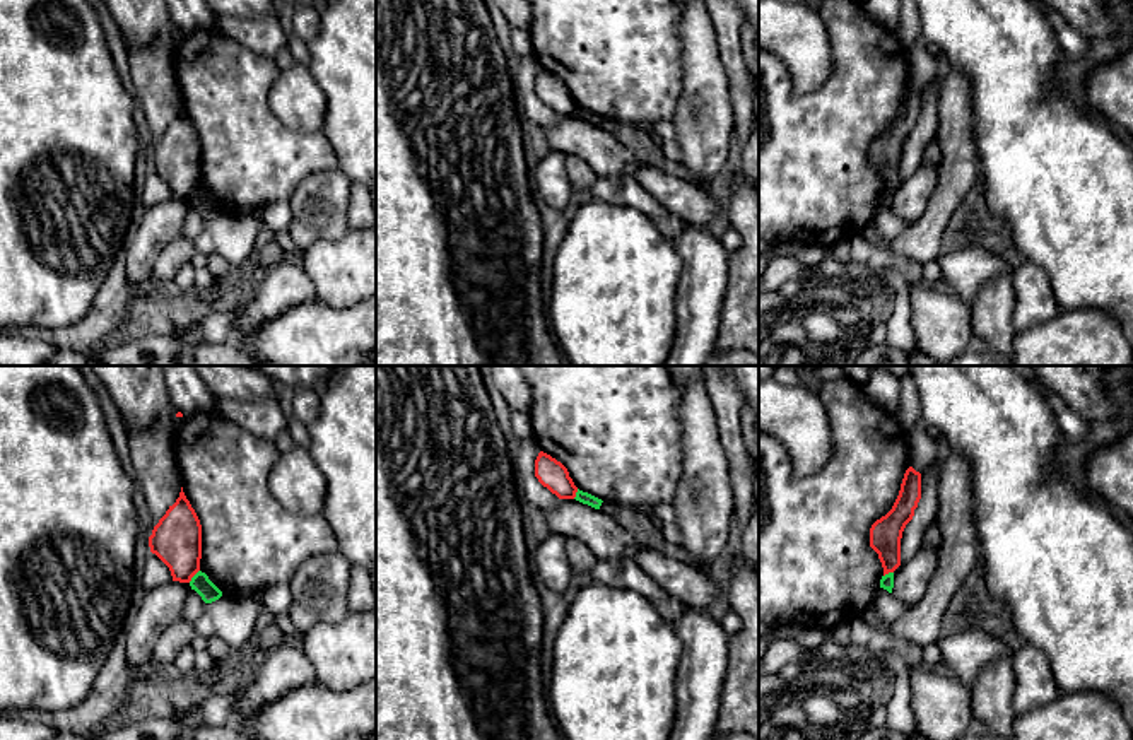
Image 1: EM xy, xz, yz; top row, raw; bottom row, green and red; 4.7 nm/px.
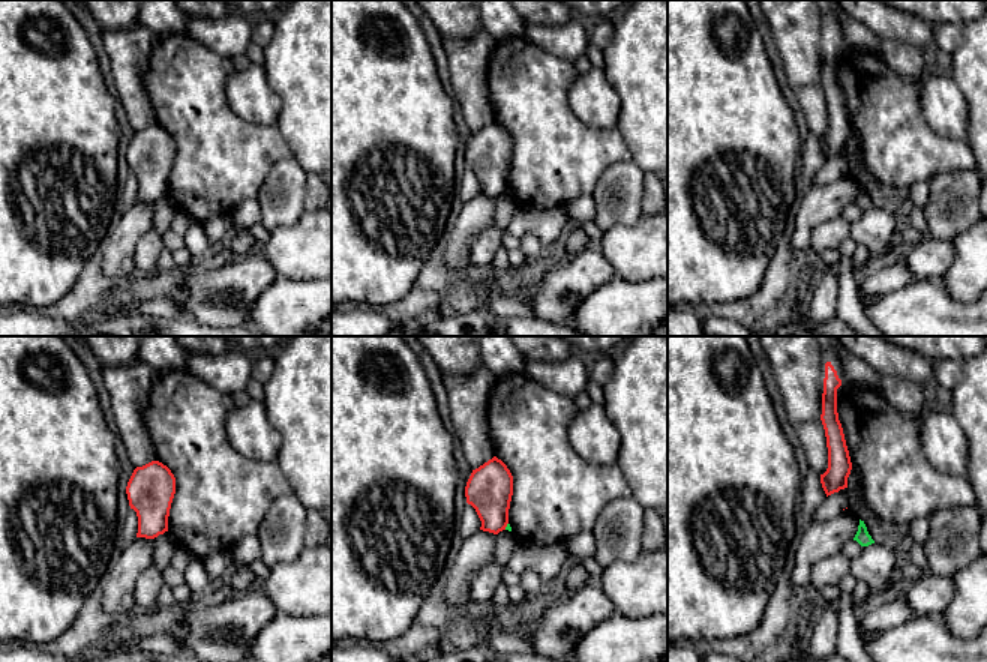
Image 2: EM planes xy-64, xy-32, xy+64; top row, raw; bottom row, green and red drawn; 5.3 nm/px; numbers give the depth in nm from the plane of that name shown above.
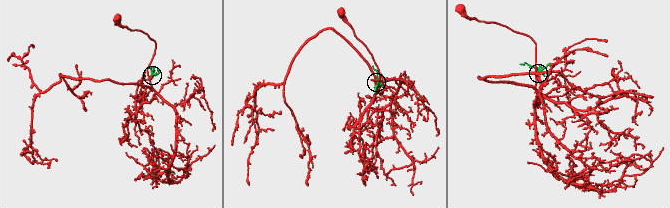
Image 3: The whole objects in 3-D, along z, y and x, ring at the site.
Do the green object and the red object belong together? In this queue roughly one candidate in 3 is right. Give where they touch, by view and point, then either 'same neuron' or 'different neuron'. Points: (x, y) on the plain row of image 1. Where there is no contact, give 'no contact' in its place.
xy (193, 193) | different neuron

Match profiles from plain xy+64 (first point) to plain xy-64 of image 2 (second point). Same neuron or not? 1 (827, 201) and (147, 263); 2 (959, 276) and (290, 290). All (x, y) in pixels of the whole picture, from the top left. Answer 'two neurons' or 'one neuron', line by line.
1: two neurons
2: two neurons

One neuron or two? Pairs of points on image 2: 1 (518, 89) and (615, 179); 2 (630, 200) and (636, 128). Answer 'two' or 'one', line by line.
1: two
2: two

